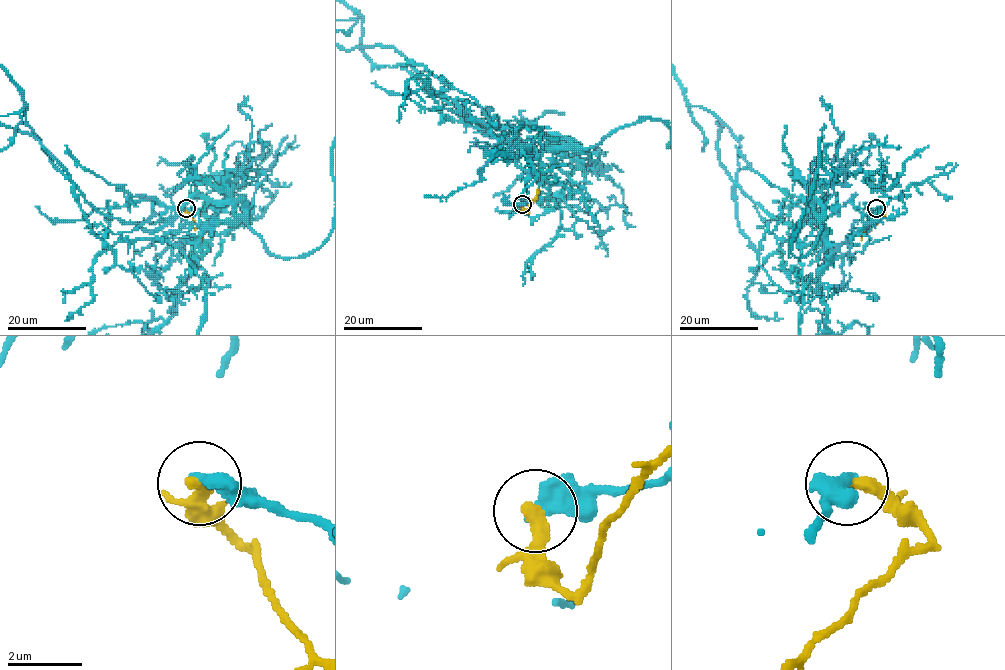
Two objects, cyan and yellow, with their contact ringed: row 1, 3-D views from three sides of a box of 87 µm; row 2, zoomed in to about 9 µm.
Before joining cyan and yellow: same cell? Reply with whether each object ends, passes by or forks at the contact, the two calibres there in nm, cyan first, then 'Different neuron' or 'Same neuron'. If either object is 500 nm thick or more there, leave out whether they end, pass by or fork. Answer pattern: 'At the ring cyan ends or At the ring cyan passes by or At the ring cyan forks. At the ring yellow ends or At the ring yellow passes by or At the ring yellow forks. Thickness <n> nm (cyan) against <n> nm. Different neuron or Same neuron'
At the ring cyan ends. At the ring yellow ends. Thickness 440 nm (cyan) against 400 nm. Different neuron

